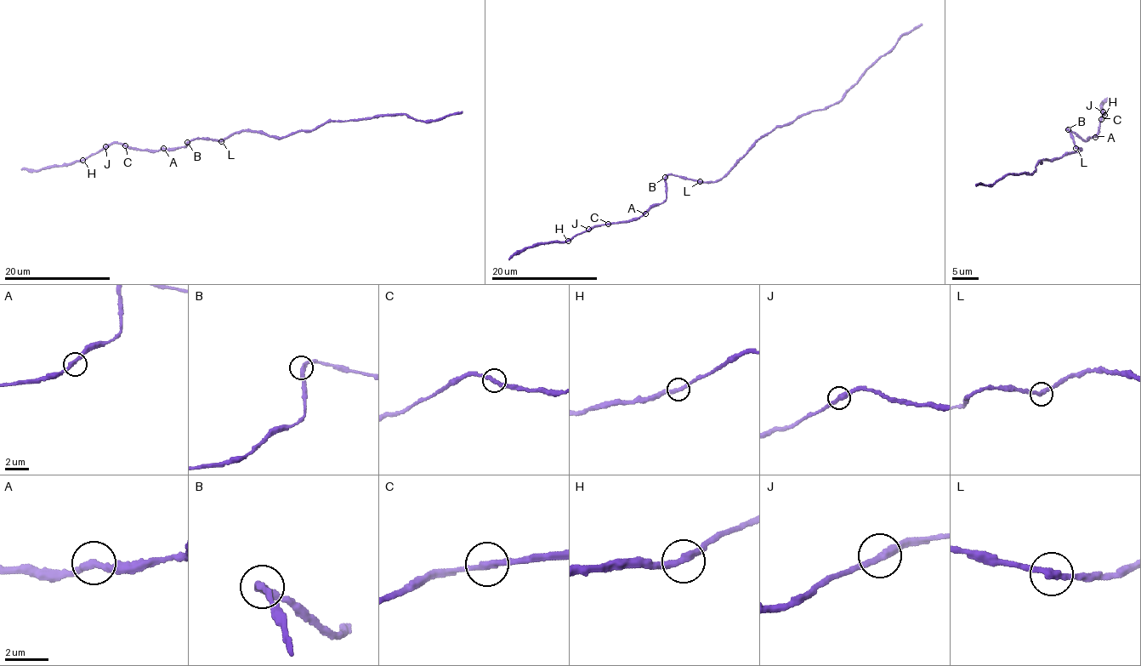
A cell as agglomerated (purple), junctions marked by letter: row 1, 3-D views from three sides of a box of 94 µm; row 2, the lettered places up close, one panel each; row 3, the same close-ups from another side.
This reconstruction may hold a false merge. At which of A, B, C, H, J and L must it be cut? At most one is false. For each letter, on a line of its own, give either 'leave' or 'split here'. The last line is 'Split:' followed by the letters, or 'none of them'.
A: leave
B: leave
C: leave
H: leave
J: leave
L: leave
Split: none of them

